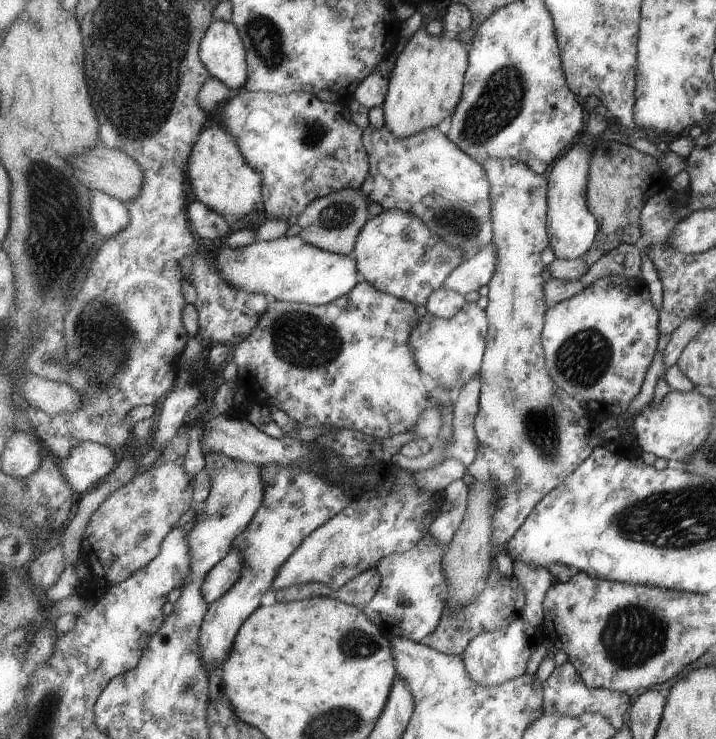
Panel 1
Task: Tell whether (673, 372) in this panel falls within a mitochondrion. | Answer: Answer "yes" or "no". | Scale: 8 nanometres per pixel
no

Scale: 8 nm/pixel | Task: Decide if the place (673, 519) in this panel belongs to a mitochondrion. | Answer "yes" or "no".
yes

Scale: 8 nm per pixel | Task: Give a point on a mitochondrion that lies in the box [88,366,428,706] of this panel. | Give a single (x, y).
(355, 644)

